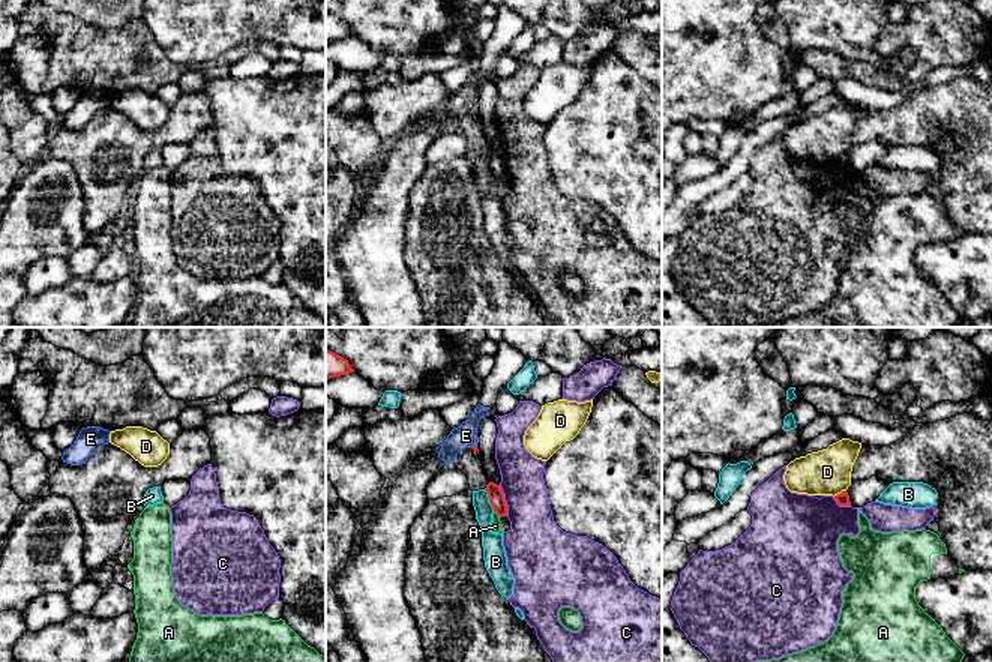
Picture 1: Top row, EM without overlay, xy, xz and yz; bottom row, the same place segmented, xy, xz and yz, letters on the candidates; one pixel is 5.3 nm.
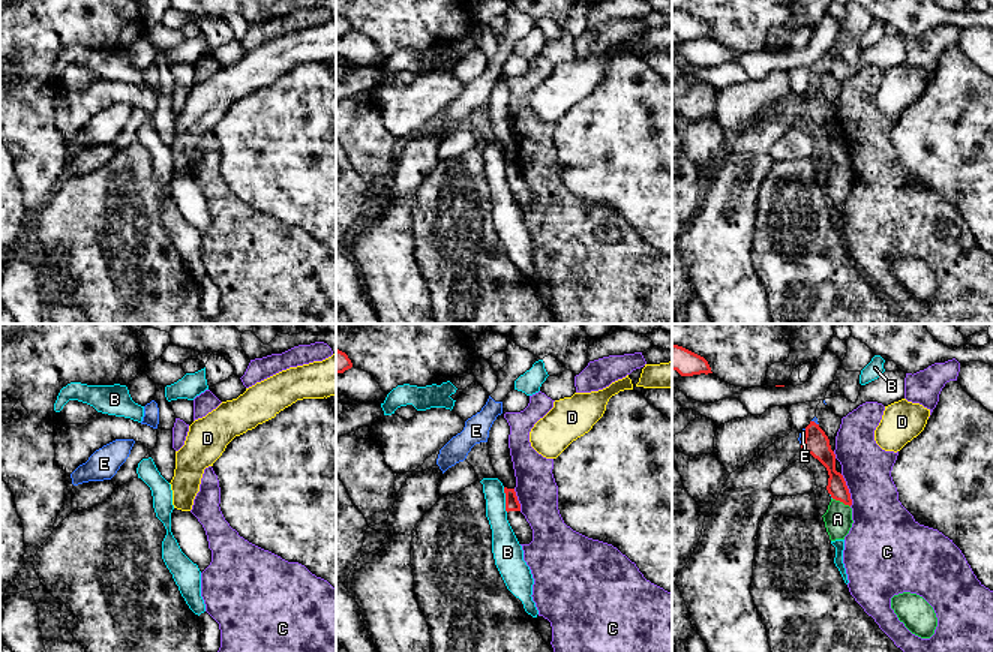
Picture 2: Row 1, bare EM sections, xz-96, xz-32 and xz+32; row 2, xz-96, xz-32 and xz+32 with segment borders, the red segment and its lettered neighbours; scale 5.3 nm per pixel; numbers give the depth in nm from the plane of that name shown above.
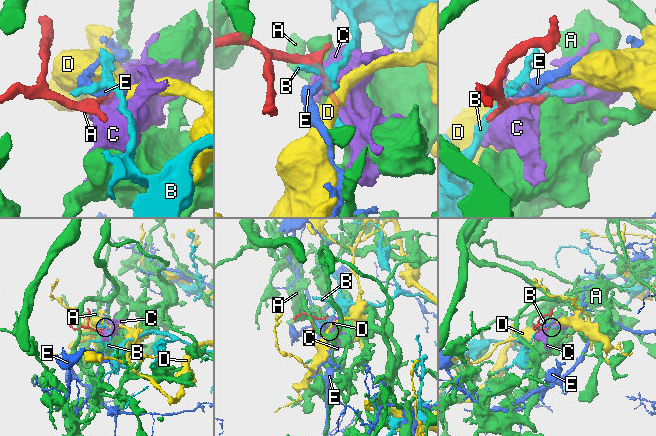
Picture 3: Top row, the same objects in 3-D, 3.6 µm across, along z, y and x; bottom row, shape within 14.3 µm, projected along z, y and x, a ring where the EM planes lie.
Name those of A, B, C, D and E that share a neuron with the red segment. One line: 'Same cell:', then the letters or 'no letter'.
Same cell: no letter

